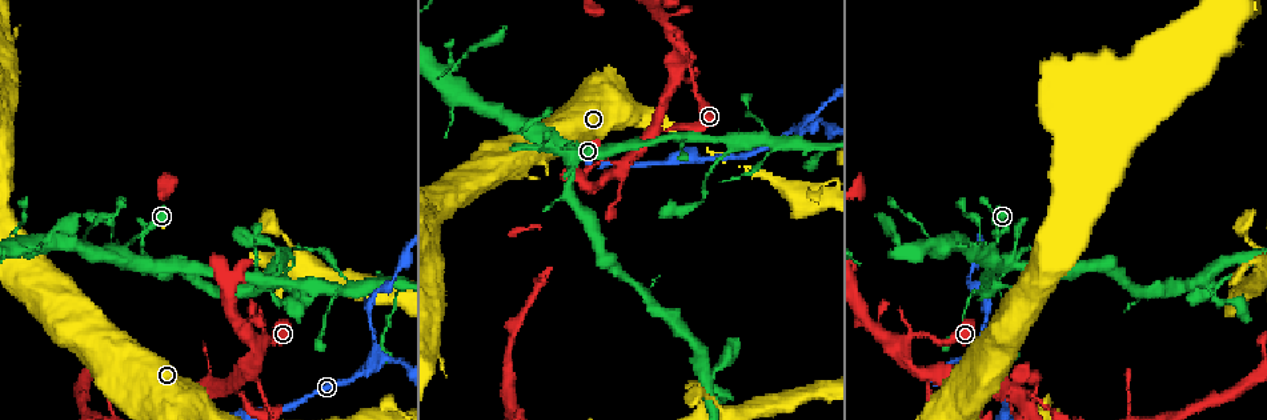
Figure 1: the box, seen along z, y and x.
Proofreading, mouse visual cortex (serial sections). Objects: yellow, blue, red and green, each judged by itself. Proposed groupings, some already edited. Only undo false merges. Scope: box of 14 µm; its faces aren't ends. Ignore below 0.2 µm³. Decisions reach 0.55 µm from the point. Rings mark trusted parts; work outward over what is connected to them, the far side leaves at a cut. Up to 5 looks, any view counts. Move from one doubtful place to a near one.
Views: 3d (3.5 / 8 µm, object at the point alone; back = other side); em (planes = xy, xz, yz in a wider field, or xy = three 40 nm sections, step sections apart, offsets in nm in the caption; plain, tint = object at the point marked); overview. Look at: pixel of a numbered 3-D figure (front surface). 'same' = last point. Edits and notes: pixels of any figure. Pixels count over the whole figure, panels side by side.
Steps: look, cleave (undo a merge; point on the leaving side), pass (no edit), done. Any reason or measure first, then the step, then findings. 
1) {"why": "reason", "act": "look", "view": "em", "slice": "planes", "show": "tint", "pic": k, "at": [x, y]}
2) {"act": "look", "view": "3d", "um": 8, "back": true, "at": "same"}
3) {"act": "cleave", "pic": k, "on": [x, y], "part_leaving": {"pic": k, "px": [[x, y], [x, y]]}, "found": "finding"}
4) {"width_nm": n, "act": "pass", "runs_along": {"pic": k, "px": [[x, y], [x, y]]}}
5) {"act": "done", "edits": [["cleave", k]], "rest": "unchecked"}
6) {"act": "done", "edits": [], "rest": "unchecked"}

{"act": "look", "view": "3d", "um": 3.5, "pic": 1, "at": [1023, 392]}

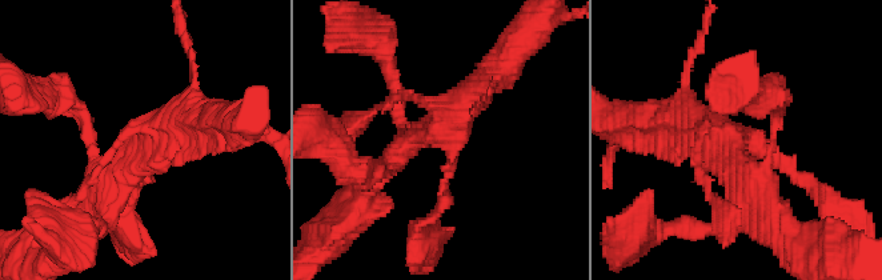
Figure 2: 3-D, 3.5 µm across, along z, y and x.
{"act": "look", "view": "em", "slice": "xy", "step": 3, "show": "tint", "pic": 2, "at": [143, 142]}

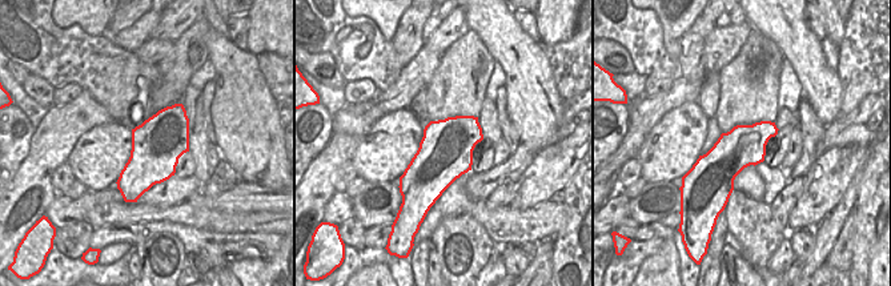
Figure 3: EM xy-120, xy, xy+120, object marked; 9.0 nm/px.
{"act": "pass", "found": "all the same cell"}

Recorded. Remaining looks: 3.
{"why": "arms part here", "act": "look", "view": "3d", "um": 8, "pic": 1, "at": [372, 361]}

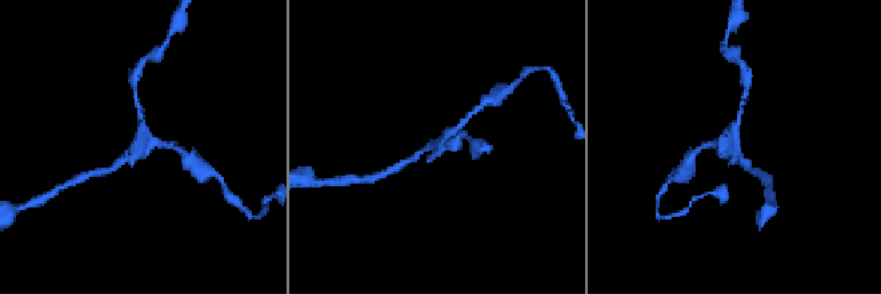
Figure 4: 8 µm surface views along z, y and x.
{"act": "look", "view": "em", "slice": "xy", "step": 2, "show": "tint", "pic": 4, "at": [737, 143]}

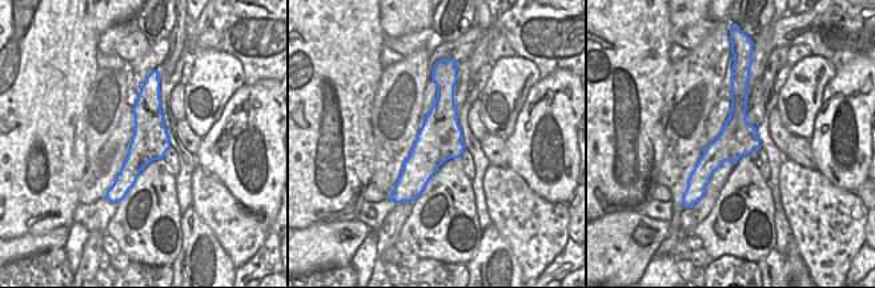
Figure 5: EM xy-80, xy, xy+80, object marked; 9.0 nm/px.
{"act": "pass", "runs_along": {"pic": 5, "px": [[445, 82], [441, 136], [416, 192]]}, "found": "continuous, no second cell"}

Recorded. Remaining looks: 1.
{"act": "done", "edits": [], "rest": "unchecked"}

